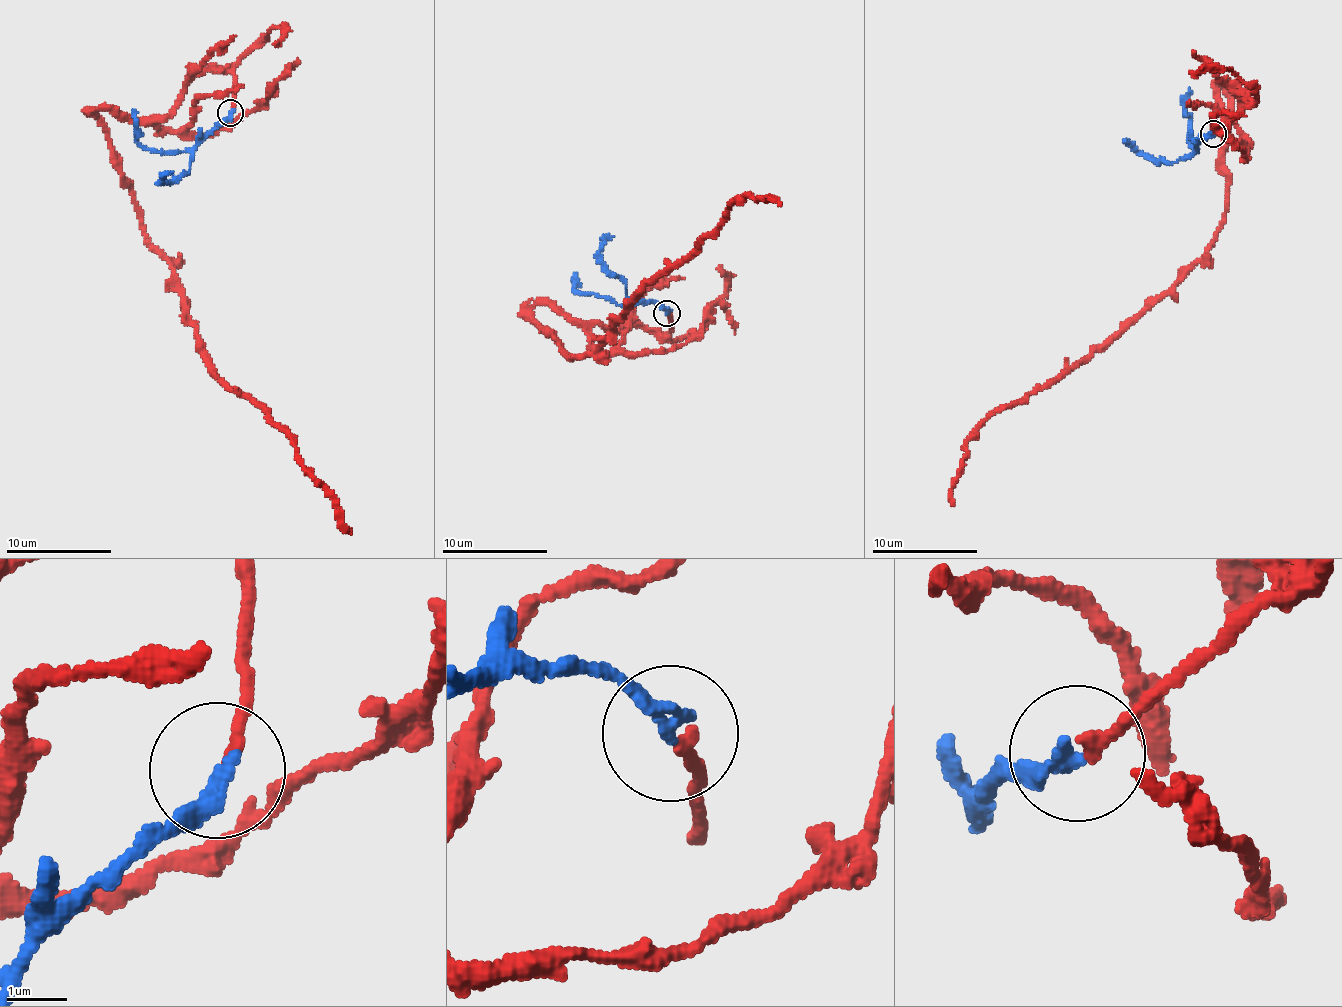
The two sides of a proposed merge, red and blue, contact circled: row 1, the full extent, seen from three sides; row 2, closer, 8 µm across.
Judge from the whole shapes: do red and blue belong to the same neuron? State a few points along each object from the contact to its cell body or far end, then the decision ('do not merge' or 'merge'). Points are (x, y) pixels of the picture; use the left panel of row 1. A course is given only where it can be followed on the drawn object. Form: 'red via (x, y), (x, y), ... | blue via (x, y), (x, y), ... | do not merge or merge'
red via (232, 113), (236, 79), (208, 69), (161, 118), (95, 112), (216, 374), (287, 433), (351, 533) | blue via (229, 113), (191, 148), (169, 153), (145, 149), (135, 139), (132, 109) | merge

